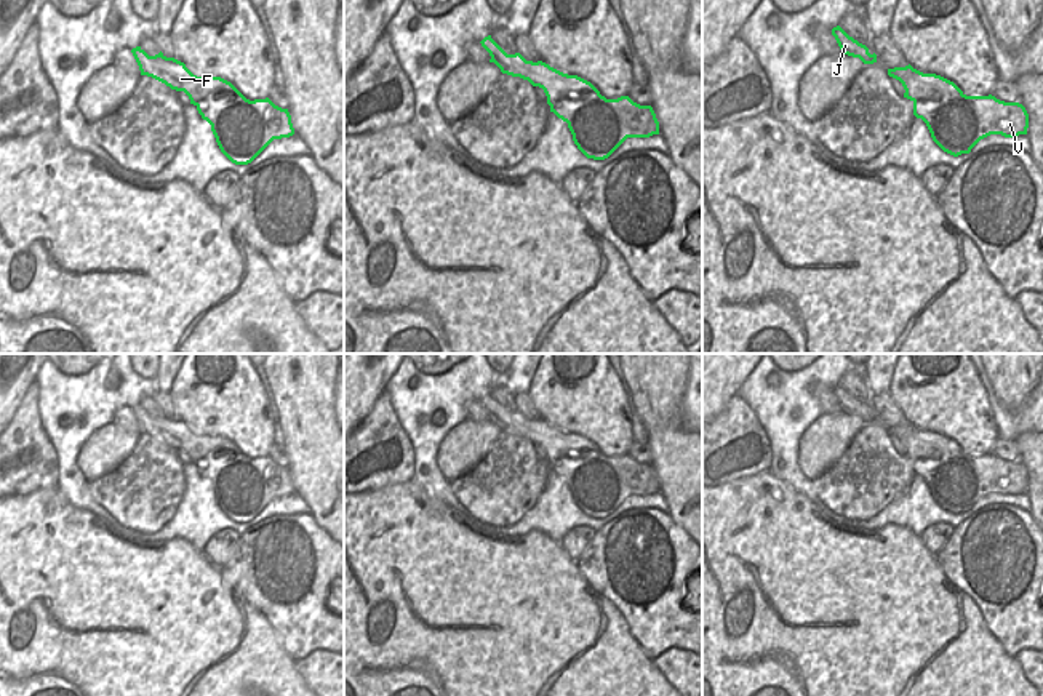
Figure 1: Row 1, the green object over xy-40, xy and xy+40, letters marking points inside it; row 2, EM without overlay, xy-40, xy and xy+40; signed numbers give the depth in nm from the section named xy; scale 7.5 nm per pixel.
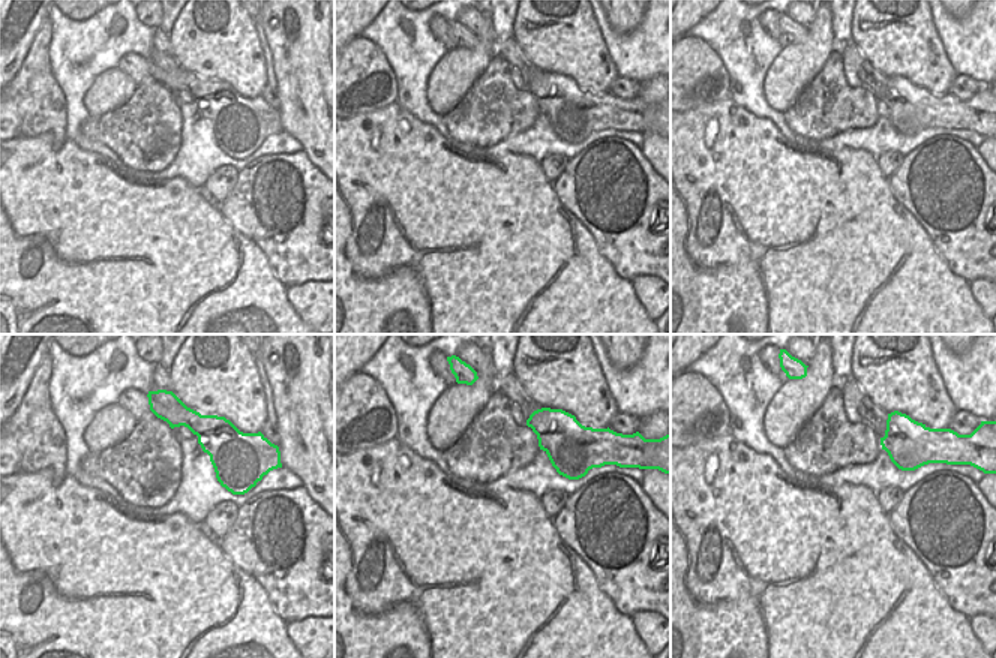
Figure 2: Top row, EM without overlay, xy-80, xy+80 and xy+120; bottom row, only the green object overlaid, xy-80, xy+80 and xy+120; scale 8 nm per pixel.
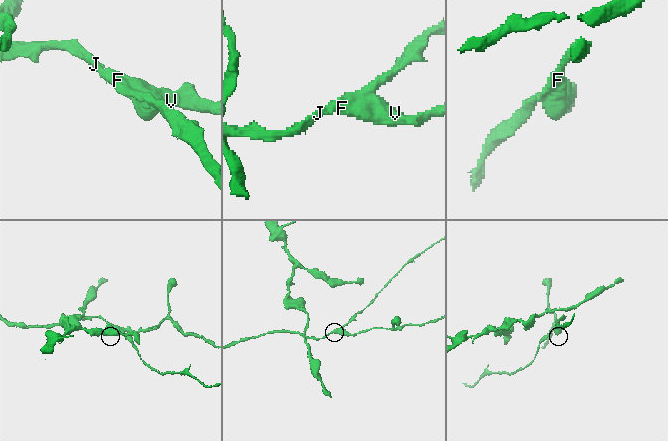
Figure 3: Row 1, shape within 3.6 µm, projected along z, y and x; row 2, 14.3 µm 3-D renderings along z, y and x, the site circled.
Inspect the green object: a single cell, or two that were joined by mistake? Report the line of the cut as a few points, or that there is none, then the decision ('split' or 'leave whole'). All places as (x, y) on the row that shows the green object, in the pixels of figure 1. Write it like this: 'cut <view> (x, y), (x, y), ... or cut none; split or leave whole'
cut xy+40 (967, 96), (957, 101), (914, 101); split

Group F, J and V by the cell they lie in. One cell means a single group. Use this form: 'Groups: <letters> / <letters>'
Groups: F J / V

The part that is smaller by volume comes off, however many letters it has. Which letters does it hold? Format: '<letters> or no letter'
F, J

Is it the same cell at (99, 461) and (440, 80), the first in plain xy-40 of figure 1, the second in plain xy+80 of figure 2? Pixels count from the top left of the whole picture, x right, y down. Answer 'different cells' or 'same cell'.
same cell

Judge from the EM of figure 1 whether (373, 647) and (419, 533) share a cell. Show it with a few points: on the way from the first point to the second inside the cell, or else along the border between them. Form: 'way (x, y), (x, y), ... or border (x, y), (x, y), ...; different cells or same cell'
way (395, 623), (397, 586), (408, 564); same cell

